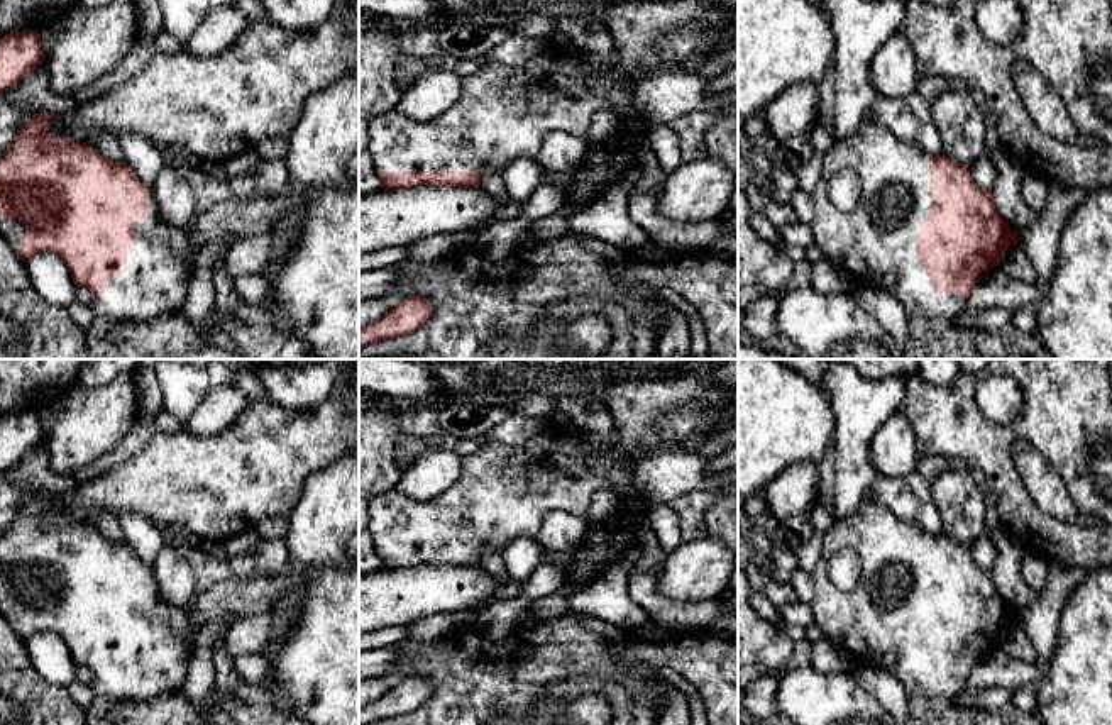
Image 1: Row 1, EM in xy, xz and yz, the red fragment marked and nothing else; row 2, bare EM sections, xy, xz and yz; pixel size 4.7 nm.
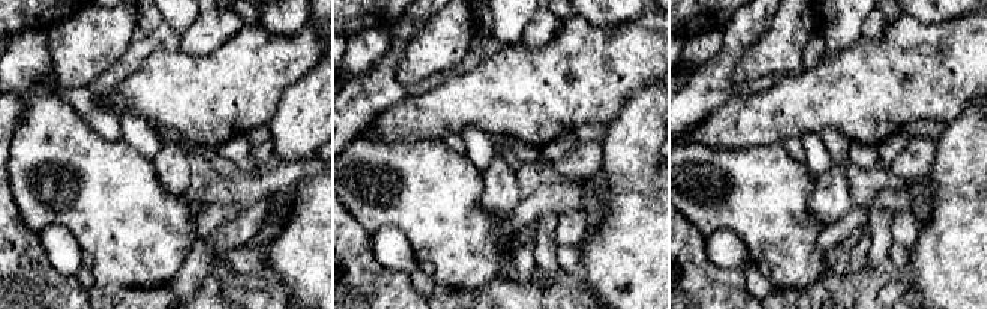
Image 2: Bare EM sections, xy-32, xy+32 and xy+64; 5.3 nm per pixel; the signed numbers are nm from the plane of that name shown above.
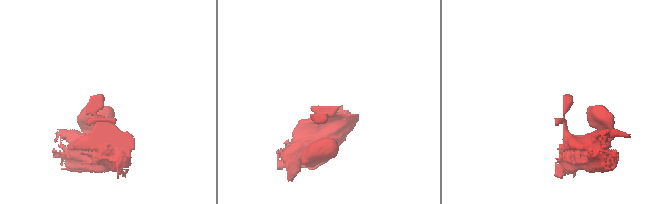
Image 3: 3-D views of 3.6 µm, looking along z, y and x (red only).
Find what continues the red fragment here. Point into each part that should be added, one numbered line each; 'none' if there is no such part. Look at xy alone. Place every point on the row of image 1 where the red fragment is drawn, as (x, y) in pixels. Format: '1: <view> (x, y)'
1: xy (153, 282)

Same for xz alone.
1: xz (505, 112)

